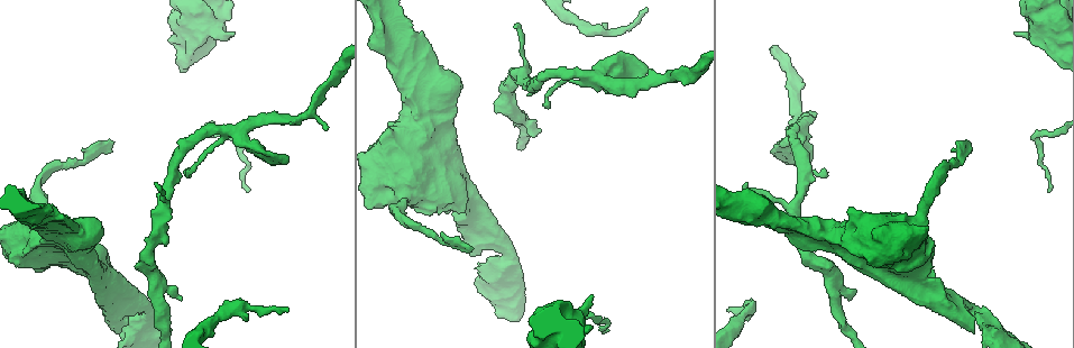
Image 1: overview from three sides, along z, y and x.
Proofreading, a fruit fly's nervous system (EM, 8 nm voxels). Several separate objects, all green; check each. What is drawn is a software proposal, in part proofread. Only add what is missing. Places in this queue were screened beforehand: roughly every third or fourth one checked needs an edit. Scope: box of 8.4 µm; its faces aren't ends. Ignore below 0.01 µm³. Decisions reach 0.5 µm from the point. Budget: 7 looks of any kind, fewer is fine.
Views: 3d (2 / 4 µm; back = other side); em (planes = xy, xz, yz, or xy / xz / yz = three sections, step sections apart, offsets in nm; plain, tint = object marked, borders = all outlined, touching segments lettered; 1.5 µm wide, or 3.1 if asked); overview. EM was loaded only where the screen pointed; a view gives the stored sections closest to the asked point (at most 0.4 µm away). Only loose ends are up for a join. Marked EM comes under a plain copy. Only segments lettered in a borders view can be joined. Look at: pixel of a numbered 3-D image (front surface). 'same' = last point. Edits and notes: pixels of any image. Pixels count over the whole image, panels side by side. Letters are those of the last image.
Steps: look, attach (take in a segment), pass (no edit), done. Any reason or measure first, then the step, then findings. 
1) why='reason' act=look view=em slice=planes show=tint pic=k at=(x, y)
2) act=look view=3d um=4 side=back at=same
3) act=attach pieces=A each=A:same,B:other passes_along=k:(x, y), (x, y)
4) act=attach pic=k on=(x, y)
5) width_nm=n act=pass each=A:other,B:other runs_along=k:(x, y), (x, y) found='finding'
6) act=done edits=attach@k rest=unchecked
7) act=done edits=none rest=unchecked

why='an open end' act=look view=3d um=2 pic=1 at=(1014, 33)

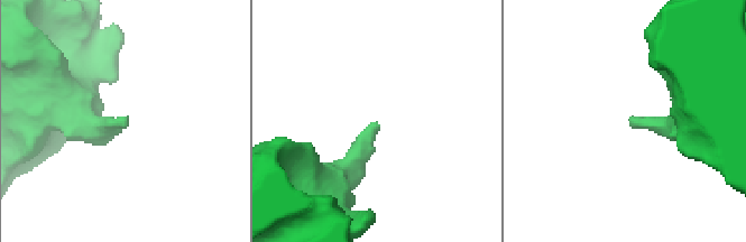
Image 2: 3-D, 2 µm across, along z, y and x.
act=look view=em slice=xy step=8 show=borders pic=2 at=(376, 124)

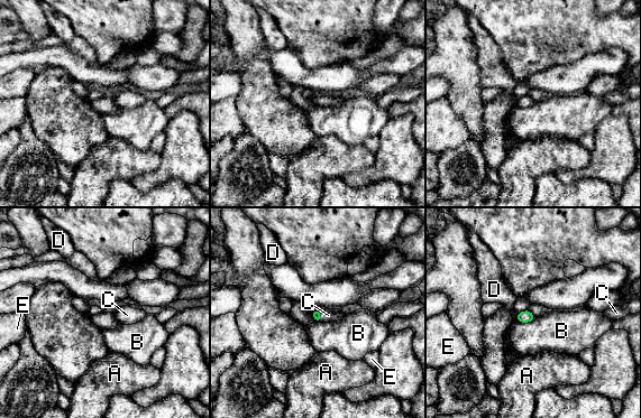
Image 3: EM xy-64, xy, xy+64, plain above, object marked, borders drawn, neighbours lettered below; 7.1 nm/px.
act=attach pieces=C each=A:other,B:other,C:same,D:other,E:other found='it goes on there'

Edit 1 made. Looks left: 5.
why='branch stops here' act=look view=em slice=planes show=borders pic=1 at=(884, 284)

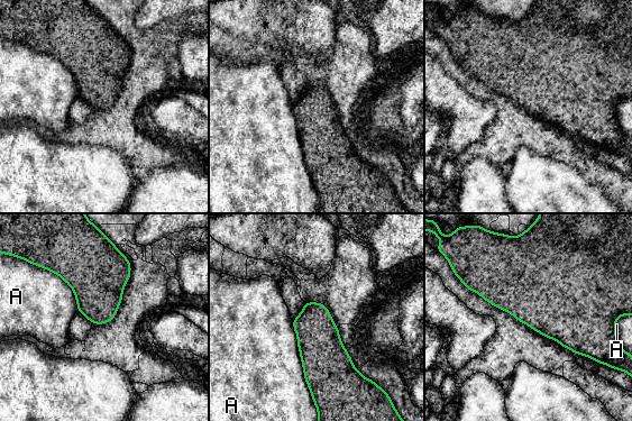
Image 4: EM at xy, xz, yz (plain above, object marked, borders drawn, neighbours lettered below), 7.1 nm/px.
longest_contact=A:500nm act=pass each=A:other border=4:(292, 321), (303, 377), (311, 391) found='none of them fits'

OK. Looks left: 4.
why='free end' act=look view=3d um=2 pic=1 at=(514, 27)

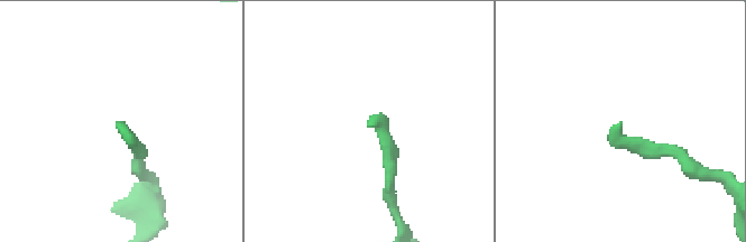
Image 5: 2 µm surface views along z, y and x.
why='shape alone is not enough' act=look view=em slice=yz step=8 show=tint pic=5 at=(369, 117)

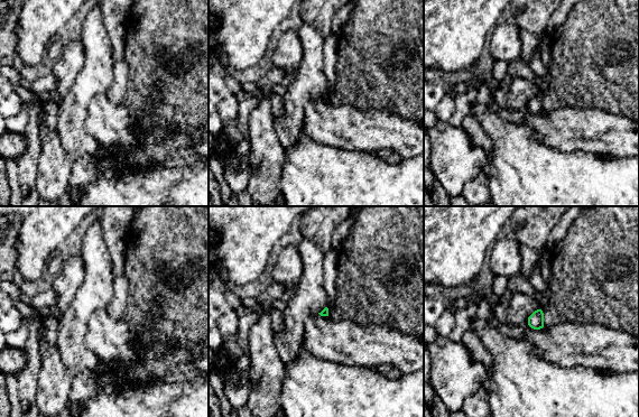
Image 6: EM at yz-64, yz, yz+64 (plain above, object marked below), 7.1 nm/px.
act=look view=em slice=yz step=8 show=borders at=same

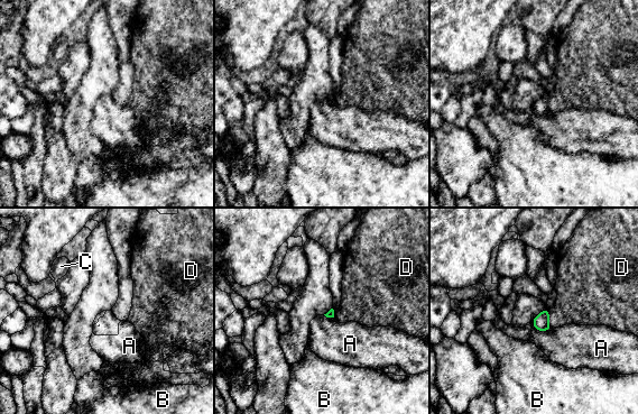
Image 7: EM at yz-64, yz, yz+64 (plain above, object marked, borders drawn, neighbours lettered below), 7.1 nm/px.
act=pass each=A:other,B:other,C:other,D:other found='no lettered segment goes on from it'

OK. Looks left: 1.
act=done edits=attach@3 rest=unchecked

